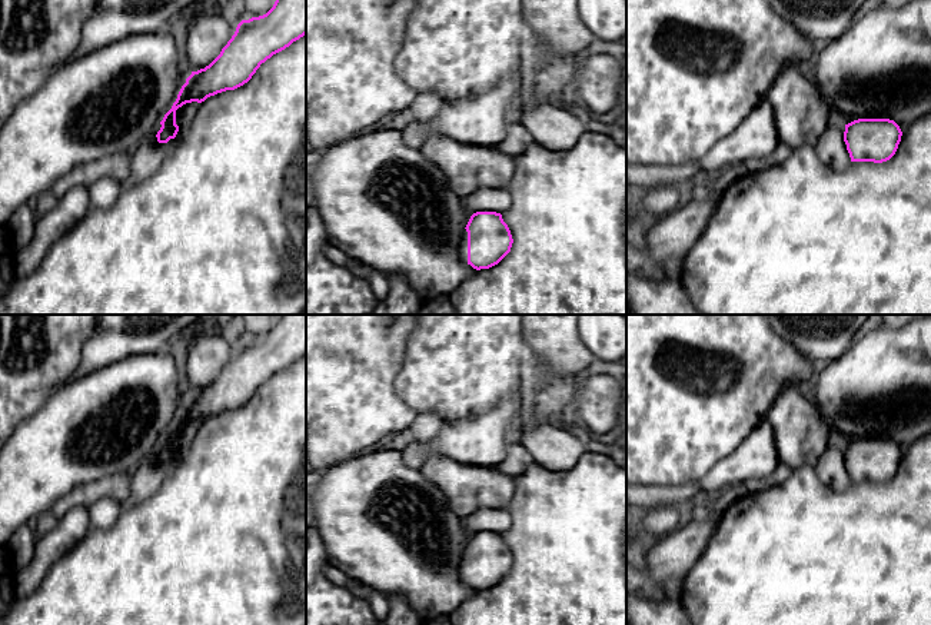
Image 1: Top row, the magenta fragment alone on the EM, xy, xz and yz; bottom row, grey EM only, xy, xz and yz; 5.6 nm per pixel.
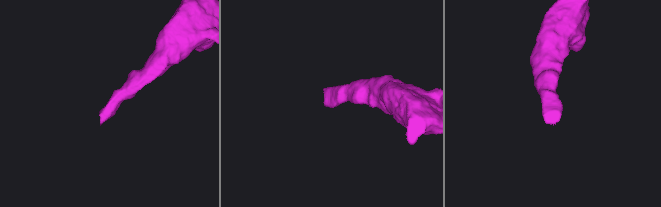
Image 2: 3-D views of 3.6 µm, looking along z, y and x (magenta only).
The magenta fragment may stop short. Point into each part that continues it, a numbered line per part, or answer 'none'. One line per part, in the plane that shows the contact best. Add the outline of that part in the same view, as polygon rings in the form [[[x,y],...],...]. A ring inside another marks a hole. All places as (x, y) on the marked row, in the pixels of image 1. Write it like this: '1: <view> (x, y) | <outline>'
1: xz (462, 248) | [[[463,229],[462,239],[458,245],[458,253],[462,262],[468,263],[468,232]]]

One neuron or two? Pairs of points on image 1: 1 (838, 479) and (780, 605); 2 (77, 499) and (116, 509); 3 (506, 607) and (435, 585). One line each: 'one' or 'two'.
1: two
2: two
3: two

